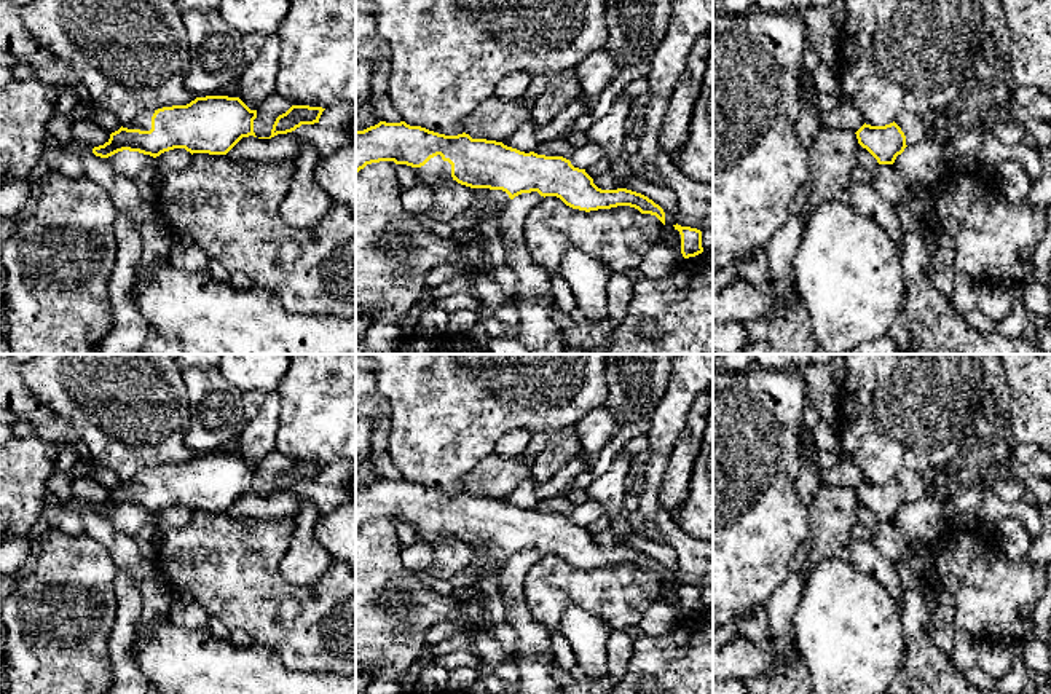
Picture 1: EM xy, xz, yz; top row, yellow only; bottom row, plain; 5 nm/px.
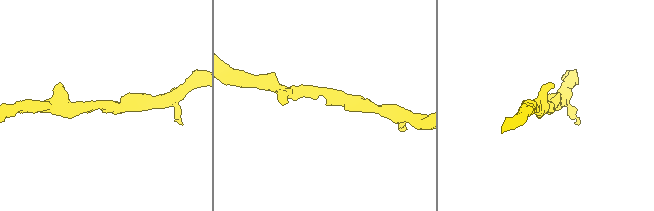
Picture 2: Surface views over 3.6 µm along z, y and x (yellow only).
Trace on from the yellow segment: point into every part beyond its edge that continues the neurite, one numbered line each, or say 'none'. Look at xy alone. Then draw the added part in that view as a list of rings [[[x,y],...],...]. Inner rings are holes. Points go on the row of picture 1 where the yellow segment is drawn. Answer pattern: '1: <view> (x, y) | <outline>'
1: xy (142, 122) | [[[155,110],[142,112],[132,121],[124,124],[123,128],[150,131],[152,129],[152,116],[153,116],[153,113],[155,113]]]

